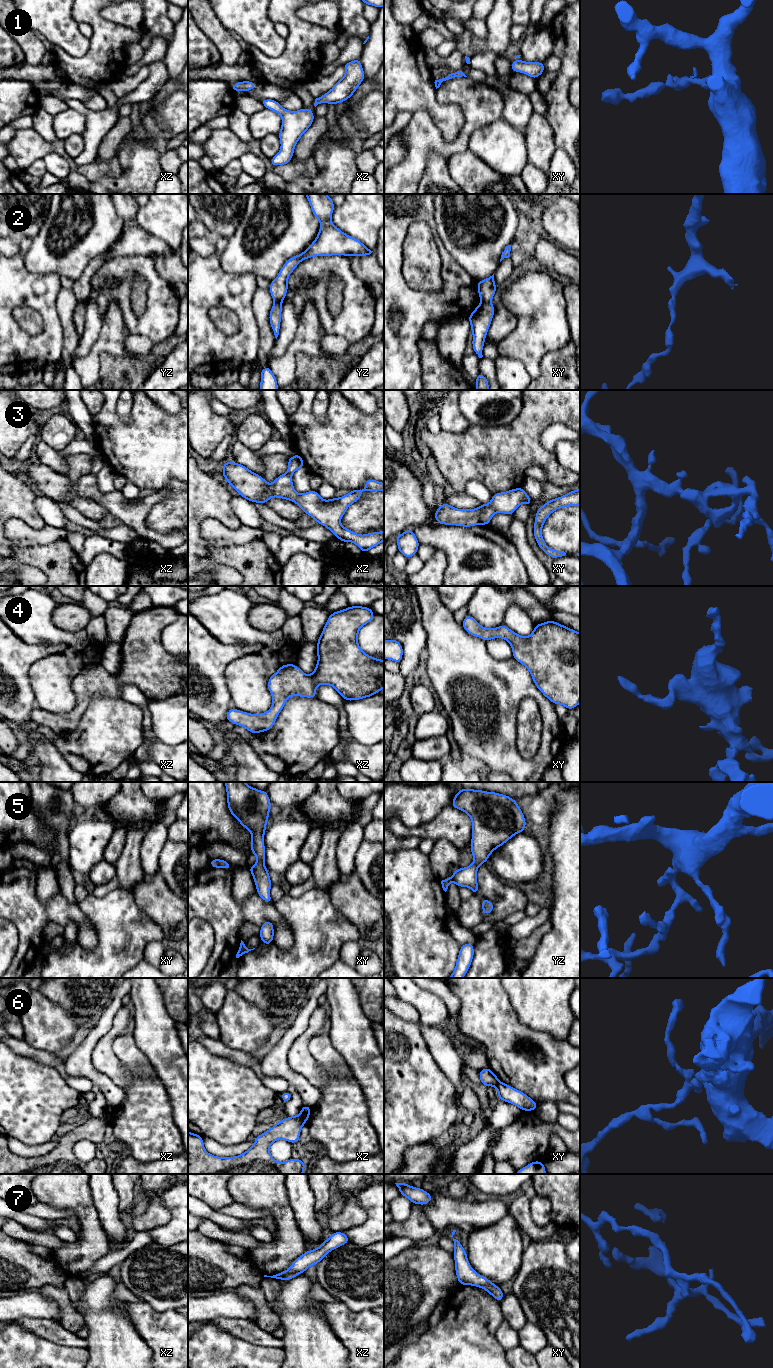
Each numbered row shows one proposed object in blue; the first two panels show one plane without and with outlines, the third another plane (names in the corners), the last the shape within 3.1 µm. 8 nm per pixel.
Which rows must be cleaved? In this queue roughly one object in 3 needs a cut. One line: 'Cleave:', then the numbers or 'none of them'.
Cleave: 2, 6, 7

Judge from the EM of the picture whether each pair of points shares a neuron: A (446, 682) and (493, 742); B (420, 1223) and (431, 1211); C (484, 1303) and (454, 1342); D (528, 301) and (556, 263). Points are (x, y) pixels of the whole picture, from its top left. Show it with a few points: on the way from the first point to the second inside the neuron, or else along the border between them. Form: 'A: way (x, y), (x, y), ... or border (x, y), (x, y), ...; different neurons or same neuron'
A: way (461, 697), (483, 719), (484, 727); same neuron
B: border (421, 1205), (425, 1216), (436, 1229); different neurons
C: way (474, 1313), (468, 1328), (464, 1332); same neuron
D: border (542, 269), (548, 271); different neurons

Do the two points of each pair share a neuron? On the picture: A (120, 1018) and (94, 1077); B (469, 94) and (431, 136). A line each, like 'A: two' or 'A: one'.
A: two
B: one

